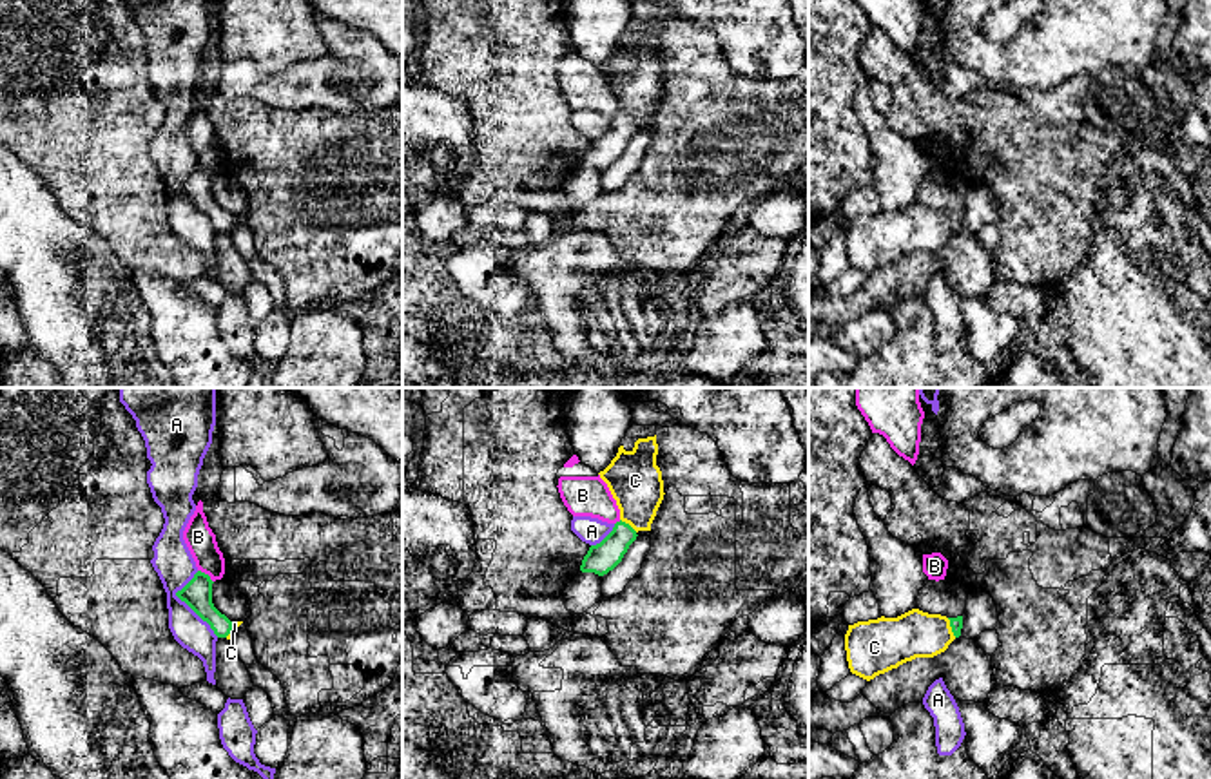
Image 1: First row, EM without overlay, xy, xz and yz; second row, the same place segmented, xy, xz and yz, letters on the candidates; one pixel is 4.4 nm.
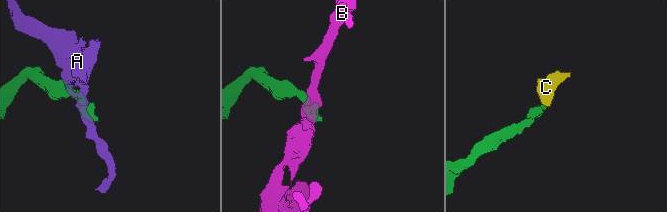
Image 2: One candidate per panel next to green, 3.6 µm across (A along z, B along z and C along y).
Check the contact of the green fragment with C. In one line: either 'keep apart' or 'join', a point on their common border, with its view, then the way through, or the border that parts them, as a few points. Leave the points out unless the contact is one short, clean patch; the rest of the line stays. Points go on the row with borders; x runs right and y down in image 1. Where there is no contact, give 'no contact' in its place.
join | yz (950, 625) | across yz (956, 624), (950, 625), (930, 634), (914, 634)

